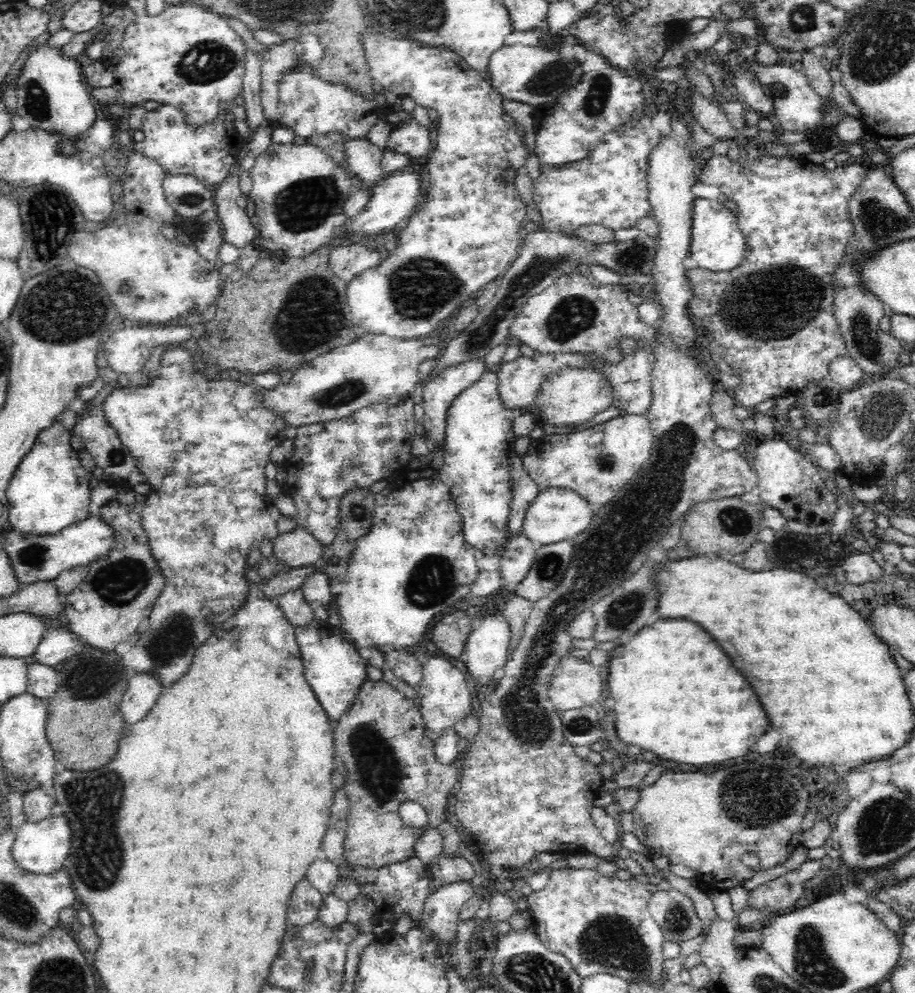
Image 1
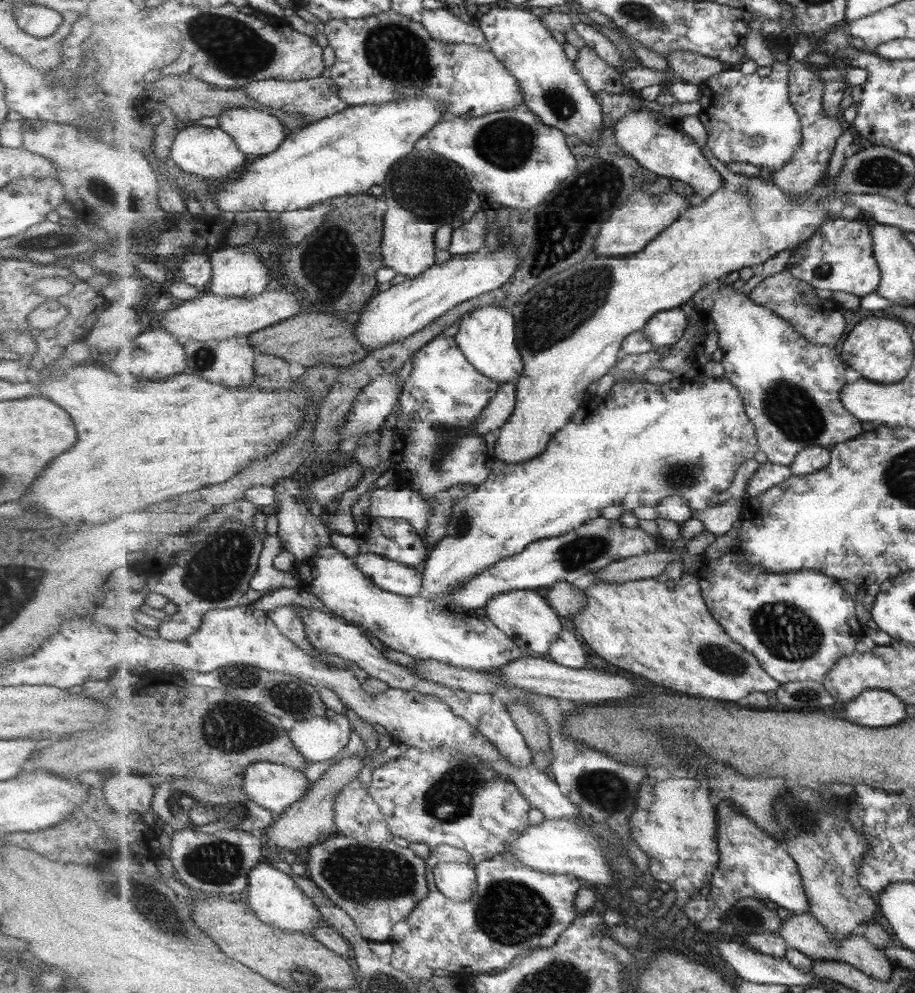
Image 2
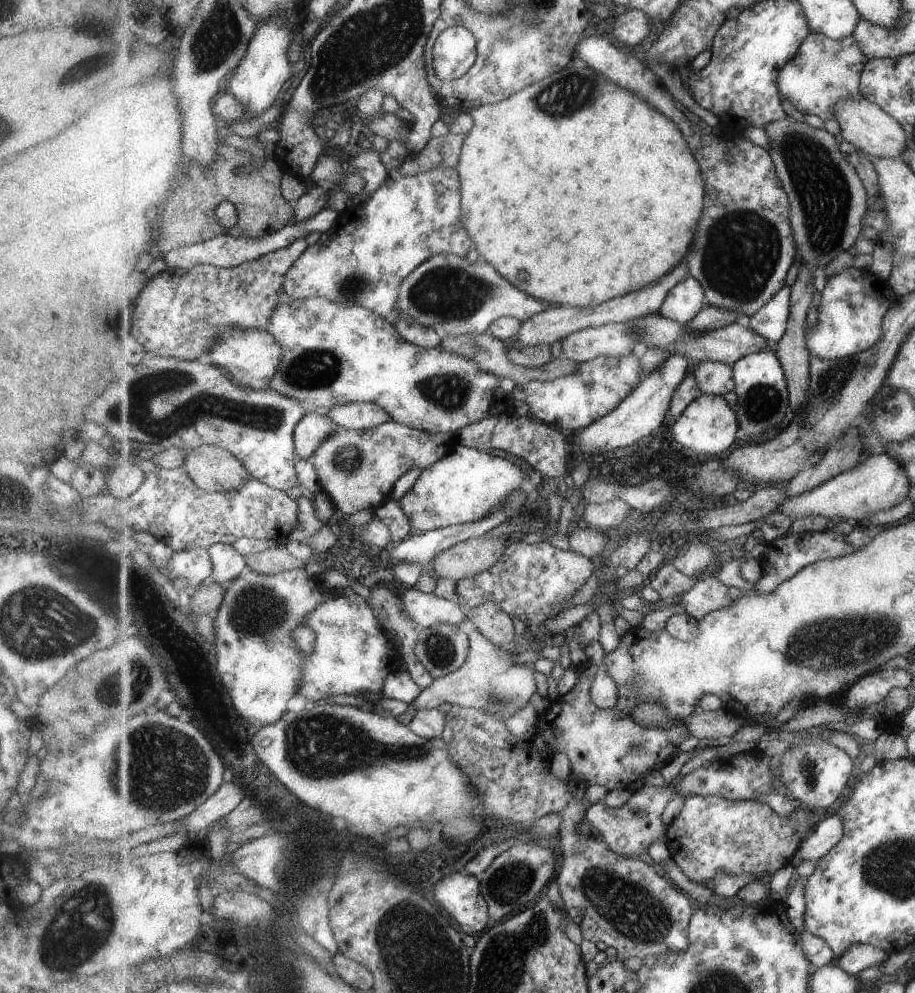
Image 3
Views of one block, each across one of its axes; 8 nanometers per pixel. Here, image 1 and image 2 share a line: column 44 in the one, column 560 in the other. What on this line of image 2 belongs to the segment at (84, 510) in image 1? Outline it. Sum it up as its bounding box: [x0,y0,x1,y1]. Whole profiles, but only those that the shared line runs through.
[421,371,760,606]

